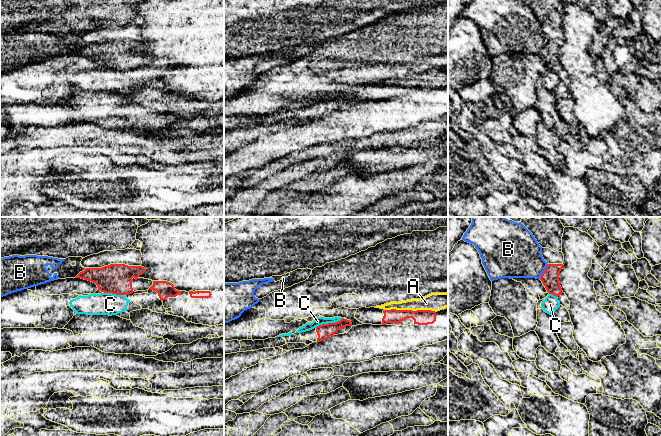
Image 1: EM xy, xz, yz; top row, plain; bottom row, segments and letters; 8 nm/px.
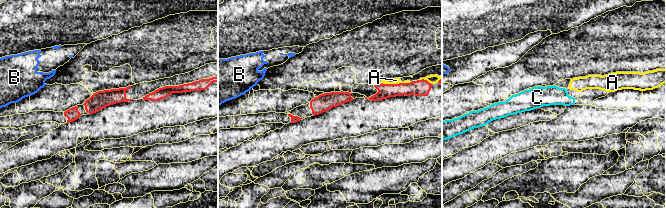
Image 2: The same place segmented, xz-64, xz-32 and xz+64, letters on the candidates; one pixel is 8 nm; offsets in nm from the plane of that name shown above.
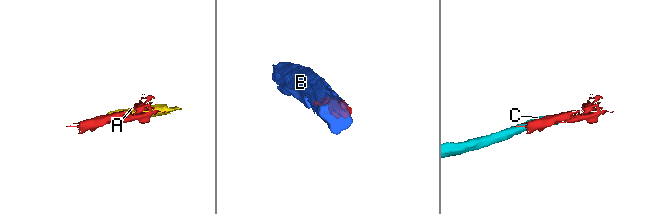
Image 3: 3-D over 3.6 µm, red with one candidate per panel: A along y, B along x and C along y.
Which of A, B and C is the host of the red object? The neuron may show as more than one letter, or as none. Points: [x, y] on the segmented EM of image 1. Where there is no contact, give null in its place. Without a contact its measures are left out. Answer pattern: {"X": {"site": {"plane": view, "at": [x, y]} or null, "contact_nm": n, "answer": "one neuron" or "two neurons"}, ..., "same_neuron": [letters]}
{"A": {"site": {"plane": "xz", "at": [410, 310]}, "contact_nm": 420, "answer": "two neurons"}, "B": {"site": {"plane": "yz", "at": [544, 271]}, "contact_nm": 150, "answer": "two neurons"}, "C": {"site": {"plane": "xz", "at": [328, 323]}, "contact_nm": 240, "answer": "two neurons"}, "same_neuron": []}

